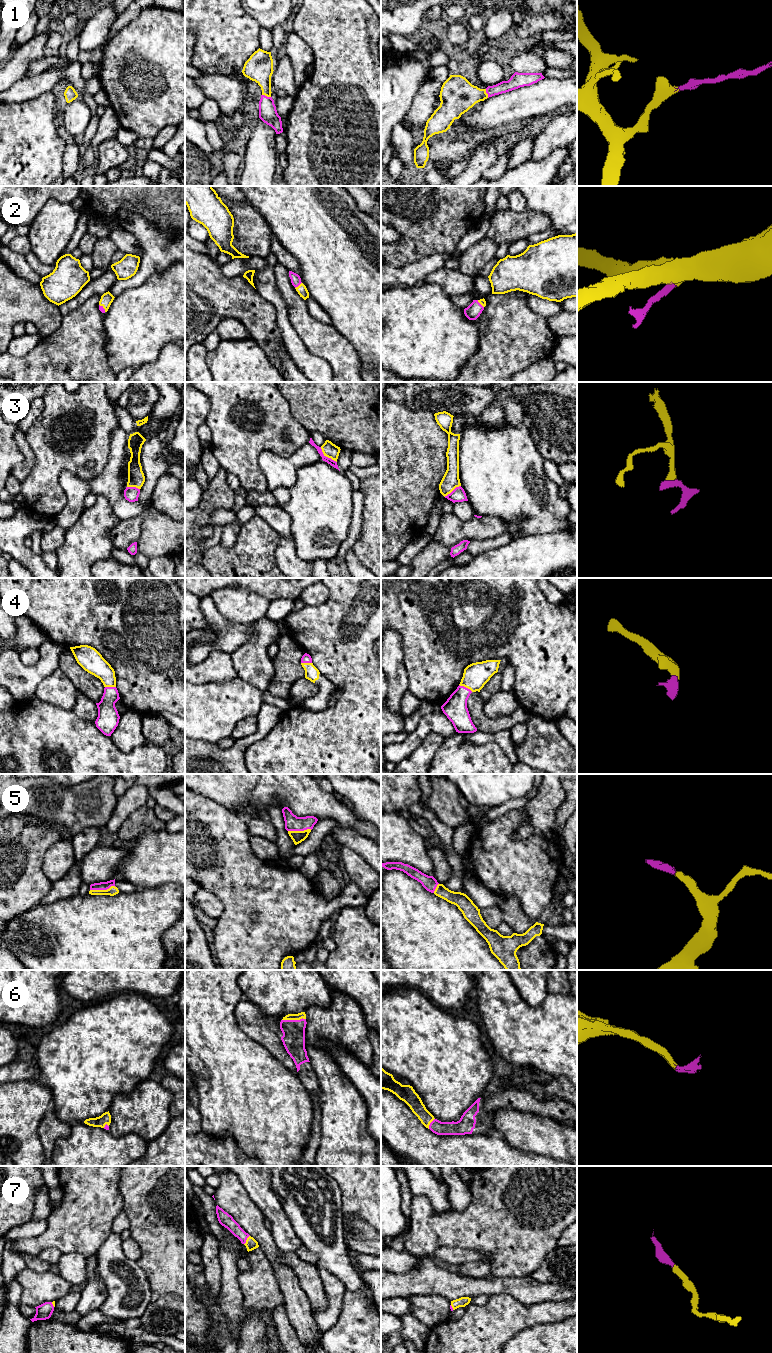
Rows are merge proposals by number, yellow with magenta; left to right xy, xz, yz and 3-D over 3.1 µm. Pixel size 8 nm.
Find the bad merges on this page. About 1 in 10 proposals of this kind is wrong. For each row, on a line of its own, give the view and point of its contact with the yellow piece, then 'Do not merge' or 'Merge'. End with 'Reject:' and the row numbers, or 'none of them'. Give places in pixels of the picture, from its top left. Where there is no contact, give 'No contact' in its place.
1: Touches yellow at xz (266, 95). Merge
2: Touches yellow at xz (299, 285). Merge
3: Touches yellow at xz (327, 456). Do not merge
4: Touches yellow at yz (466, 687). Merge
5: Touches yellow at xy (102, 890). Merge
6: Touches yellow at xz (293, 1019). Merge
7: Touches yellow at xz (246, 1240). Merge
Reject: 3

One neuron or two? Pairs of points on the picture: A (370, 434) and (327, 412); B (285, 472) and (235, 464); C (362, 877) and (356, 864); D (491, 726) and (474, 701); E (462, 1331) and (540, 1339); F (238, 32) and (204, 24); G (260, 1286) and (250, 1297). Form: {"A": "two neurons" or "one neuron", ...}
{"A": "one neuron", "B": "two neurons", "C": "one neuron", "D": "one neuron", "E": "two neurons", "F": "one neuron", "G": "one neuron"}

